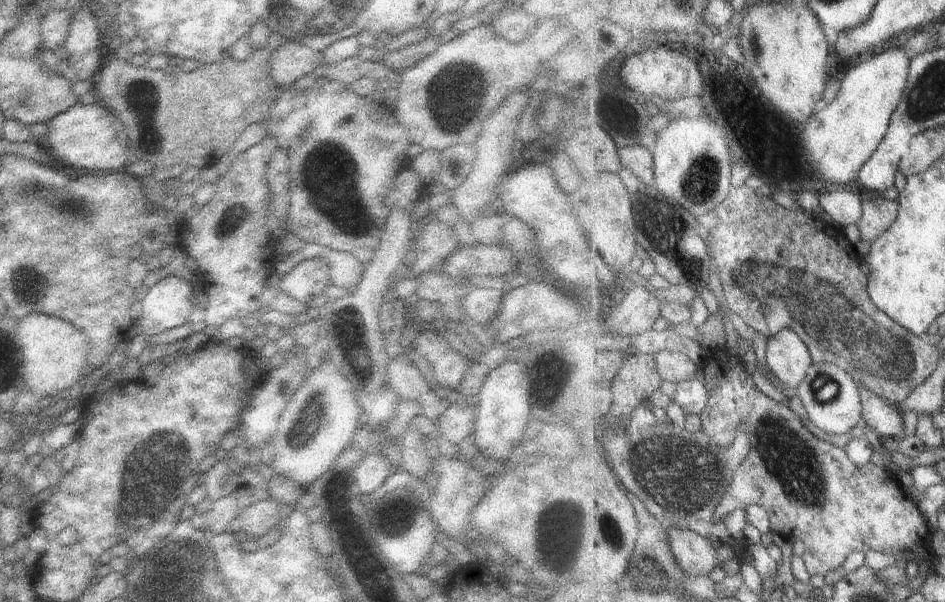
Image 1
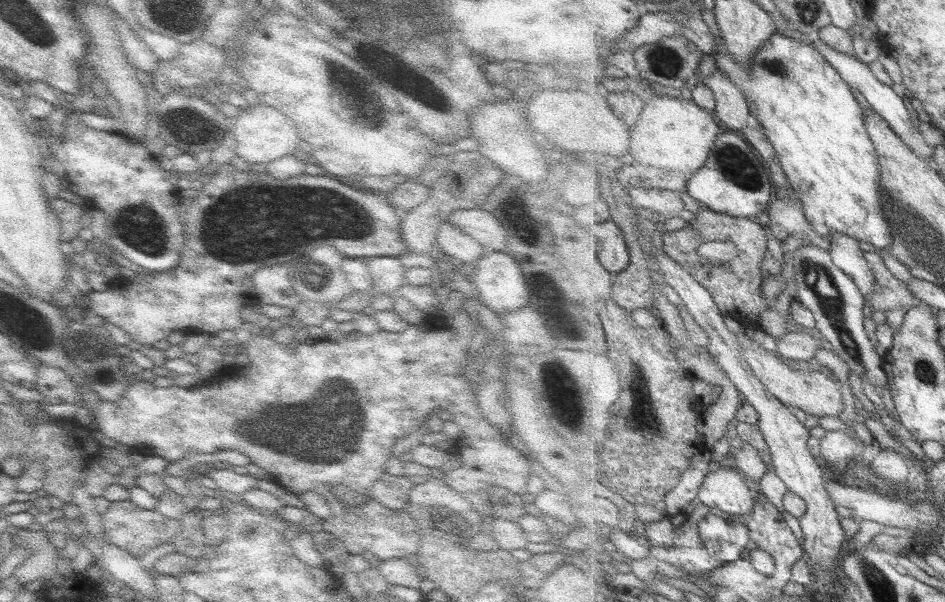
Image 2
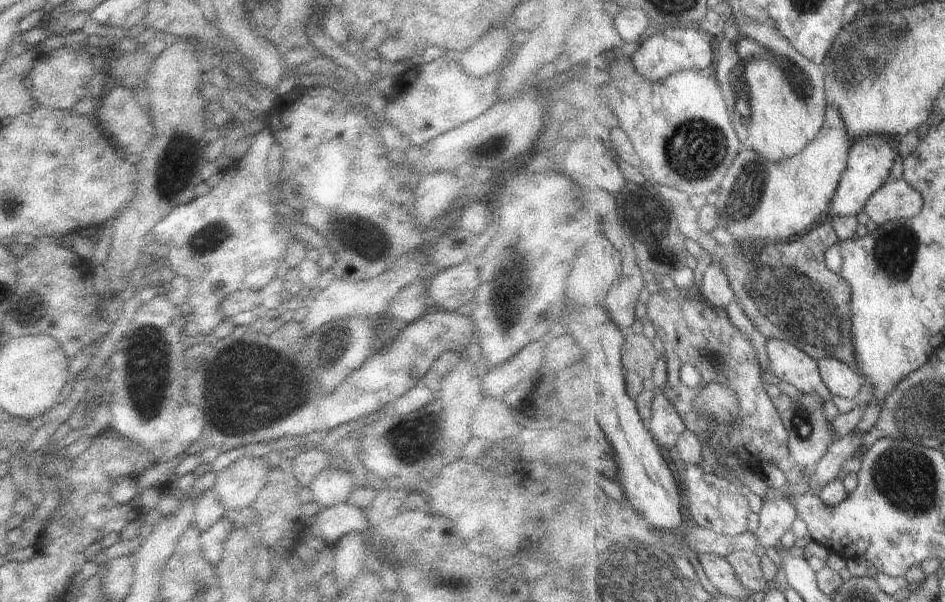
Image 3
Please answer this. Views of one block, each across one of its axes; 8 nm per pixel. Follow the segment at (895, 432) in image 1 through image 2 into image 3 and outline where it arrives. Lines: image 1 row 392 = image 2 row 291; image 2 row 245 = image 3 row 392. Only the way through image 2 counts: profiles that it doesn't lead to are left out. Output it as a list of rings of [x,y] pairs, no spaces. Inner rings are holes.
[[[820,358],[816,361],[827,388],[835,396],[855,398],[861,392],[861,386],[865,380],[847,362],[841,362],[836,358]]]

